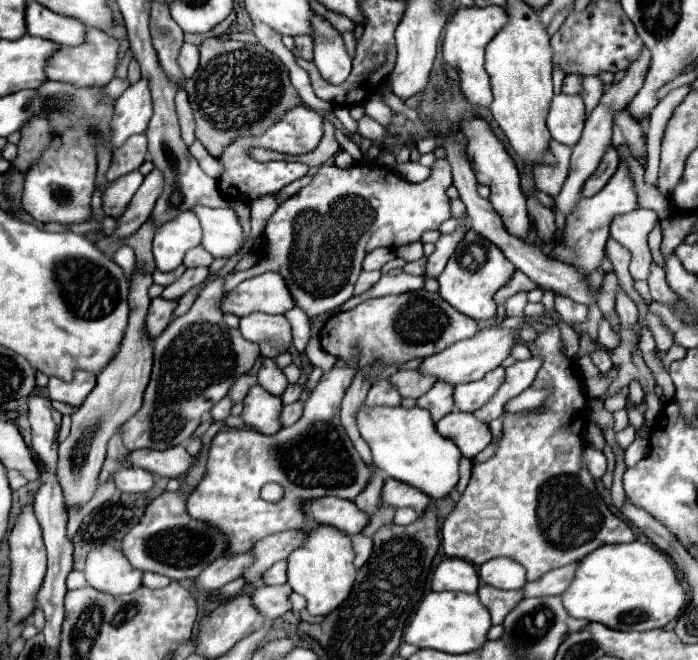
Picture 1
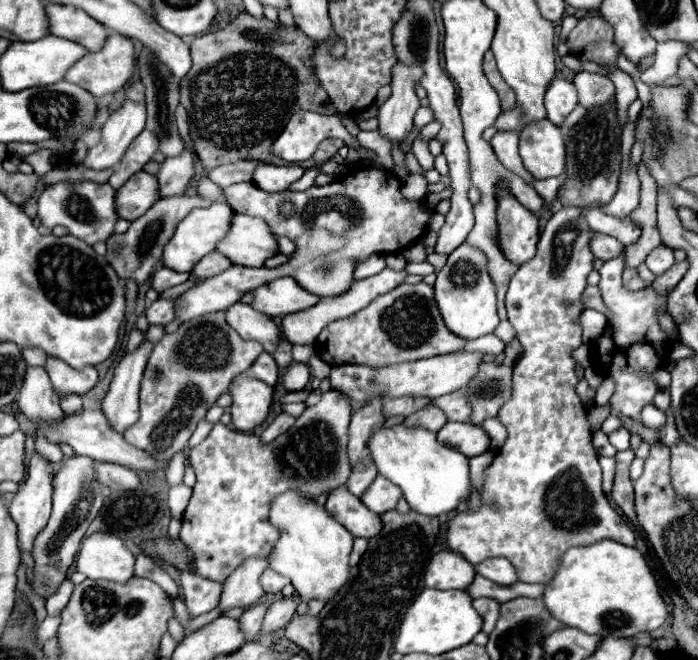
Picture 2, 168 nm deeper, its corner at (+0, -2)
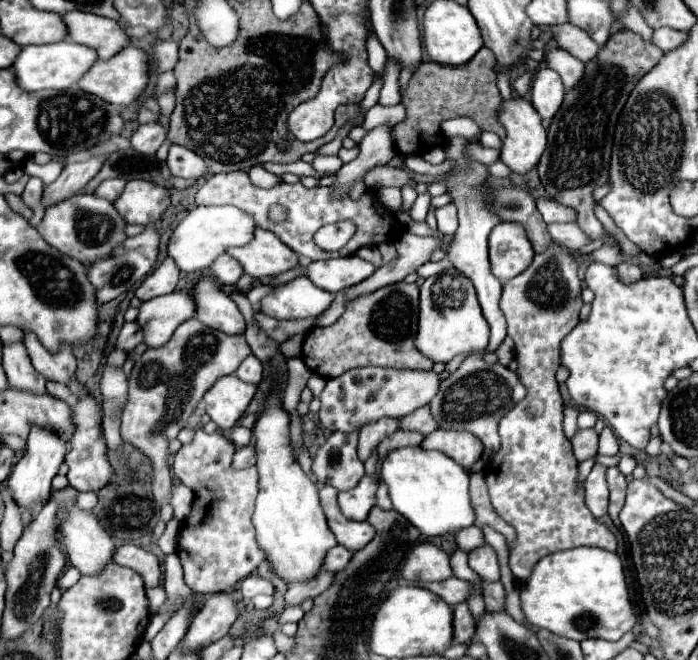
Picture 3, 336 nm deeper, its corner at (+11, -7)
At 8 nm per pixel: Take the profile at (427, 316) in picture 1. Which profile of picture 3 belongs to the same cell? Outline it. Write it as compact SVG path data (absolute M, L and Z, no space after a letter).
M397 282L349 302L343 316L325 328L313 328L303 342L303 362L323 378L337 378L359 366L381 366L397 370L429 370L433 362L421 358L413 346L417 332L419 286Z

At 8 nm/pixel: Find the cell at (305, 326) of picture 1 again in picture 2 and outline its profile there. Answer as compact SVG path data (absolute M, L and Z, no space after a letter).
M314 353L314 355L310 357L310 361L308 361L308 367L310 367L310 371L312 371L311 385L313 386L313 390L318 389L324 377L330 375L330 365L324 363L324 361Z

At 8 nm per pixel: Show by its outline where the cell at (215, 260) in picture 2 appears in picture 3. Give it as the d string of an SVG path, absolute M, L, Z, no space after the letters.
M223 254L221 258L217 258L217 262L209 268L209 272L227 286L233 286L241 276L243 276L243 266L229 254Z

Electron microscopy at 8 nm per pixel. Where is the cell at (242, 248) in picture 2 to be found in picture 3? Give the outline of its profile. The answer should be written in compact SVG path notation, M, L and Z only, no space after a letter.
M257 228L257 234L249 246L229 248L227 254L237 258L243 268L253 268L245 270L245 274L253 278L273 278L299 266L299 256L273 232L263 228Z

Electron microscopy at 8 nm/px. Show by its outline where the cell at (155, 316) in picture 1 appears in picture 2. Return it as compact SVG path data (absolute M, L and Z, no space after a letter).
M146 337L142 343L124 355L114 371L114 379L110 383L110 391L102 401L102 413L108 419L110 427L116 433L124 433L138 421L138 393L140 381L152 353L154 343Z

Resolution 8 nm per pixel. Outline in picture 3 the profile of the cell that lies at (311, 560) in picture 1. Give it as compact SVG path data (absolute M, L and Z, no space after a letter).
M271 388L265 396L265 408L253 426L253 436L259 470L259 496L253 512L257 542L265 550L267 562L281 580L309 580L321 570L327 550L337 546L337 540L327 526L315 482L307 478L299 462L293 458L289 414L281 406L279 388Z

